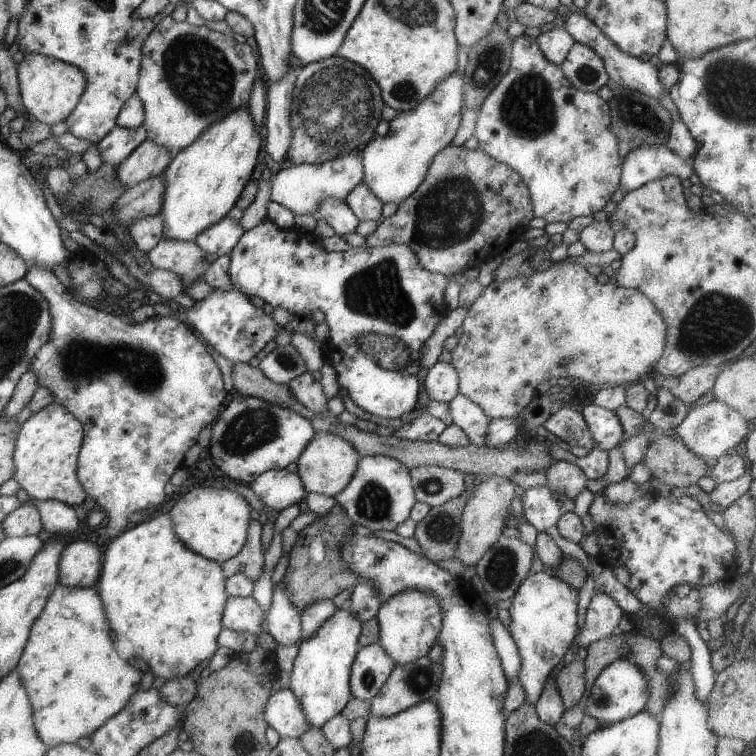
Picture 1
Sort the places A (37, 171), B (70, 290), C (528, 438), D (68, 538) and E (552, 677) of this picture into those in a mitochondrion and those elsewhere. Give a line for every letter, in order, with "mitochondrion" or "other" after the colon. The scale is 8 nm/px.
A: other
B: other
C: other
D: other
E: other

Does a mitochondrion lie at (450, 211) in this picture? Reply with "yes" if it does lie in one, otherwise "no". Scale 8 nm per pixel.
yes

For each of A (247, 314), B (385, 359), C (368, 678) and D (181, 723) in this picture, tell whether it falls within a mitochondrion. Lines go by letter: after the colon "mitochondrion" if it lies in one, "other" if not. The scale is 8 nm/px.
A: other
B: mitochondrion
C: mitochondrion
D: other

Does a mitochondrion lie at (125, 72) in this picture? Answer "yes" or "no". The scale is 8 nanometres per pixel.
no

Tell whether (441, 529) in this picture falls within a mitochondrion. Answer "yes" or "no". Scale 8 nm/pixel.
yes

